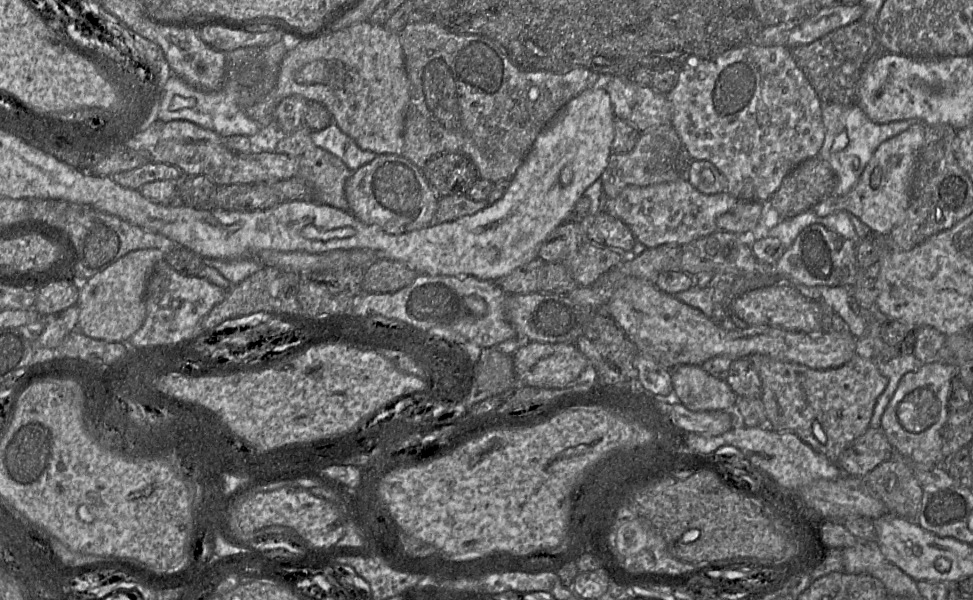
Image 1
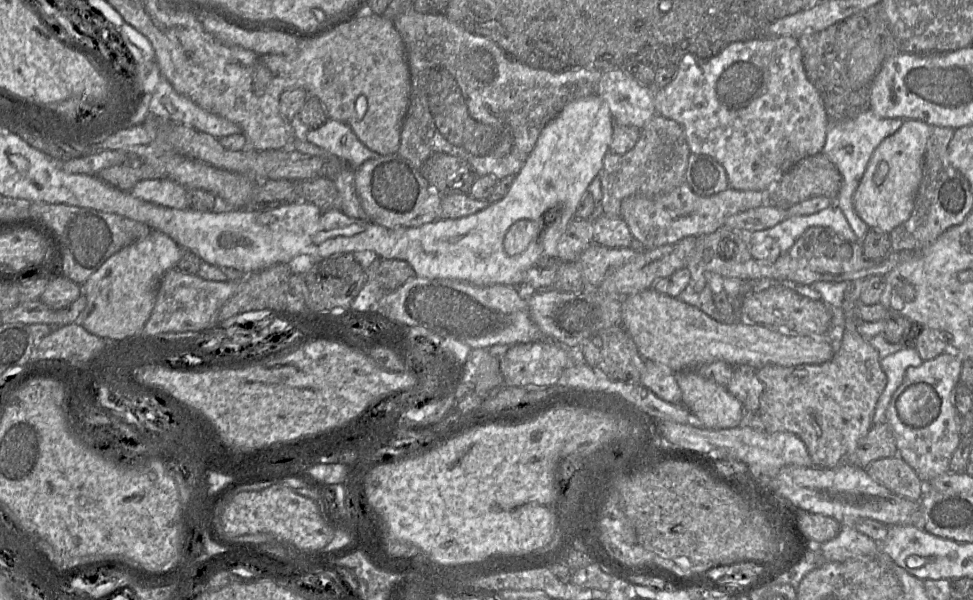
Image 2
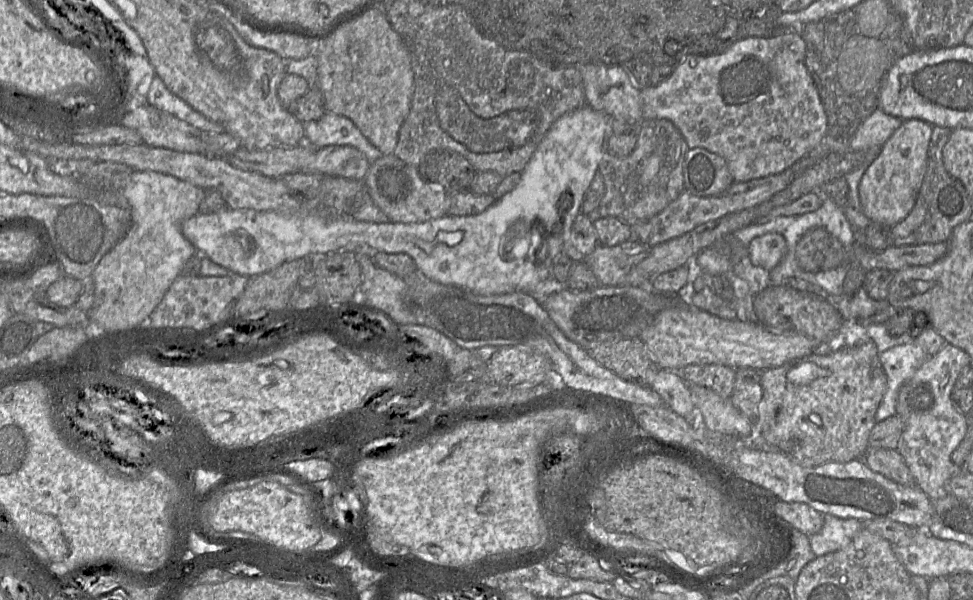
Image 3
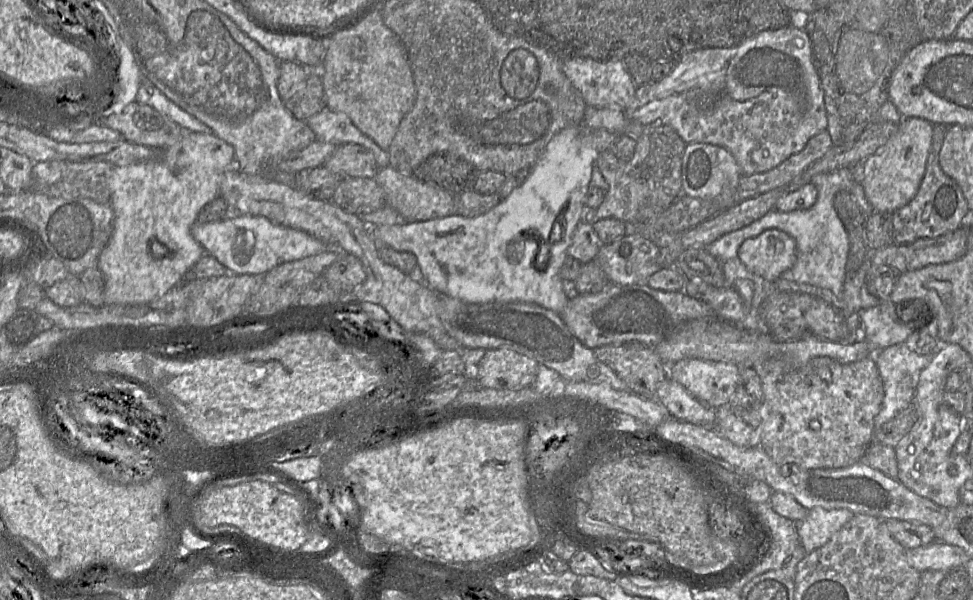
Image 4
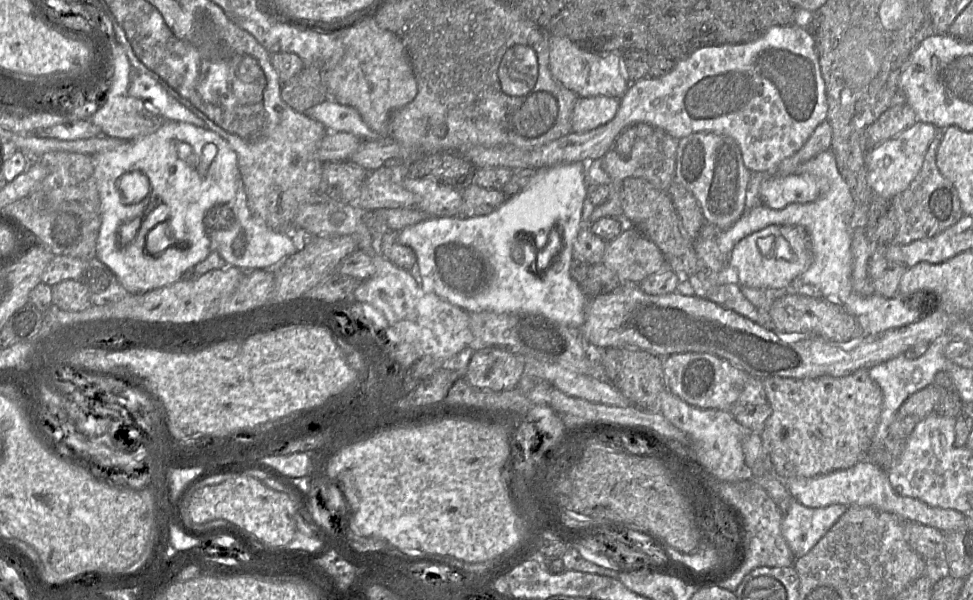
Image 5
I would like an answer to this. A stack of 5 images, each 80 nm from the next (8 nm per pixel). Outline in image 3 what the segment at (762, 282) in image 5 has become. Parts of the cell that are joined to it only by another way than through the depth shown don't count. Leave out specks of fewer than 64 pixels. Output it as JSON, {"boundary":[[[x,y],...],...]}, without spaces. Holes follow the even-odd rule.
{"boundary":[[[767,233],[754,238],[748,244],[747,250],[754,266],[770,271],[782,260],[786,252],[786,241],[781,234]]]}

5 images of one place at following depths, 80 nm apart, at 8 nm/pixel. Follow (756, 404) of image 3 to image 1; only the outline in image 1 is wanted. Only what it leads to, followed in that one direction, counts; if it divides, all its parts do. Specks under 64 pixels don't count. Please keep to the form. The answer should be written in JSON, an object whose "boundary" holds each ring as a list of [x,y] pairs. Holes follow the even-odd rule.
{"boundary":[[[748,358],[732,359],[725,381],[737,396],[749,399],[761,396],[760,376]]]}

